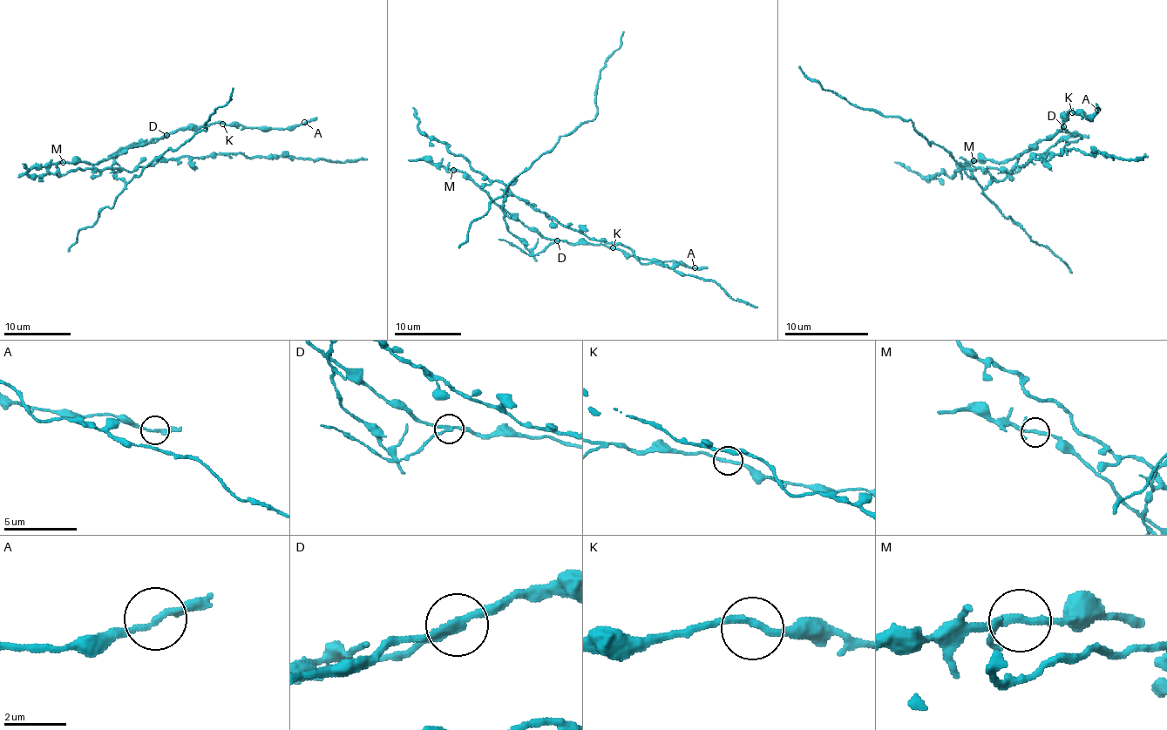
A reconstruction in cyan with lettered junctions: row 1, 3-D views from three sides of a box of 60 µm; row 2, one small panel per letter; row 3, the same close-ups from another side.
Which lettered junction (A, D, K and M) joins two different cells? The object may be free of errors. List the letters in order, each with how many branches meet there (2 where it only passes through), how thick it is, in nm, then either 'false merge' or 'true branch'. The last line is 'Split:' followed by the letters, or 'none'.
A: 2 branches meet; 200 nm thick; true branch
D: 3 branches meet; 190 nm thick; false merge
K: 2 branches meet; 200 nm thick; true branch
M: 3 branches meet; 180 nm thick; true branch
Split: D

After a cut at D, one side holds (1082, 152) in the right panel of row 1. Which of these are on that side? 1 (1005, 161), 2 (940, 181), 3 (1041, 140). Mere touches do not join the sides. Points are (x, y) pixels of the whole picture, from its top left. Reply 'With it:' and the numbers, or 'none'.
With it: 2

